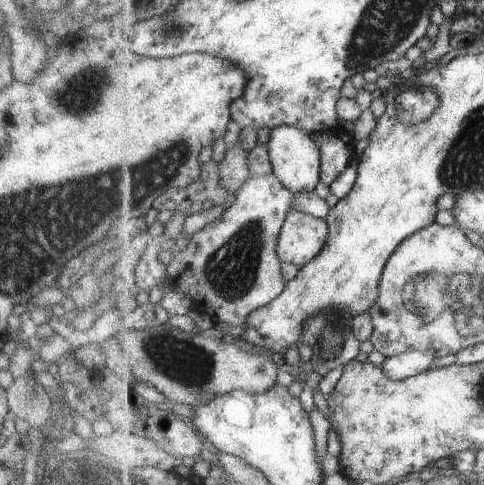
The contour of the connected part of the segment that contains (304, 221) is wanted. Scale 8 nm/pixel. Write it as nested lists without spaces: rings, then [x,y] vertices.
[[[299,209],[289,212],[278,240],[278,255],[282,262],[303,268],[326,246],[330,224]]]

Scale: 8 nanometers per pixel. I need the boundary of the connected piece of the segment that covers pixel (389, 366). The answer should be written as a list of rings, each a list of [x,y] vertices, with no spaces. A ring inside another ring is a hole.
[[[406,352],[399,356],[386,358],[380,367],[385,370],[385,374],[399,382],[399,380],[407,380],[407,378],[421,374],[425,371],[430,371],[435,362],[437,362],[438,356],[434,354],[427,354],[427,352]]]

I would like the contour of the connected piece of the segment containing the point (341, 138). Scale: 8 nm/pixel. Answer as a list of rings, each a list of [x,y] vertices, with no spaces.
[[[336,127],[327,132],[313,132],[311,136],[321,147],[320,181],[333,184],[356,158],[353,135],[342,127]]]

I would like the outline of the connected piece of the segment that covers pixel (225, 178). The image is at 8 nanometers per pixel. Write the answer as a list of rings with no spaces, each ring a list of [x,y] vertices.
[[[237,141],[224,155],[223,160],[220,161],[221,178],[219,180],[225,190],[236,194],[241,185],[249,180],[249,154],[250,152],[243,148],[243,144]]]

